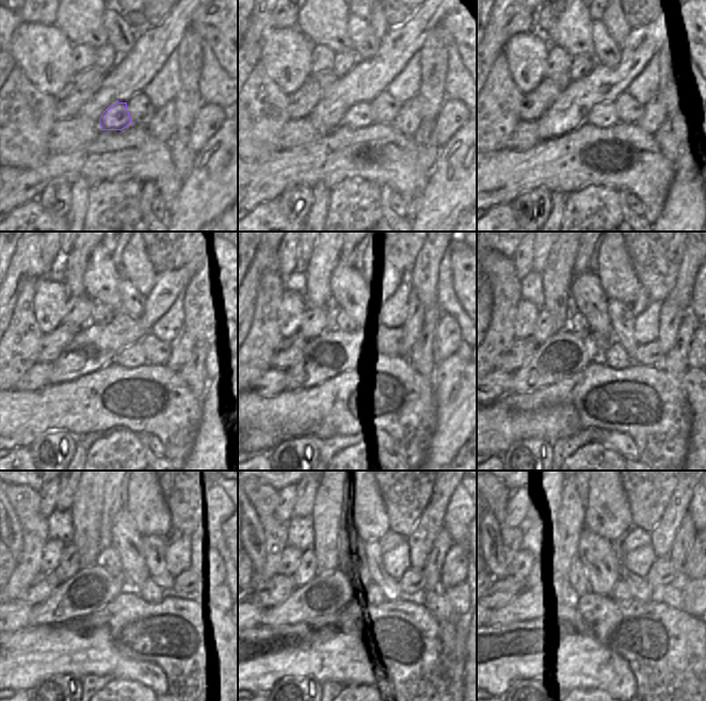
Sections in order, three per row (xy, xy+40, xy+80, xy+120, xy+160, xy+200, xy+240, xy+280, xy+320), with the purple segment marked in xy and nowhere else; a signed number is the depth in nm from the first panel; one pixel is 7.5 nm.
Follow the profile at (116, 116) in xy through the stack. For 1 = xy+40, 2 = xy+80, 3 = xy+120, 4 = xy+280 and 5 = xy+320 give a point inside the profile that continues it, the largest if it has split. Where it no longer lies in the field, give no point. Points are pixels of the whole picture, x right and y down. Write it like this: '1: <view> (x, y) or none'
1: xy+40 (360, 115)
2: xy+80 (603, 115)
3: xy+120 (133, 355)
4: xy+280 (376, 591)
5: xy+320 (620, 591)

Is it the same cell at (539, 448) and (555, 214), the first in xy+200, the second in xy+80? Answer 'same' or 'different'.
different

